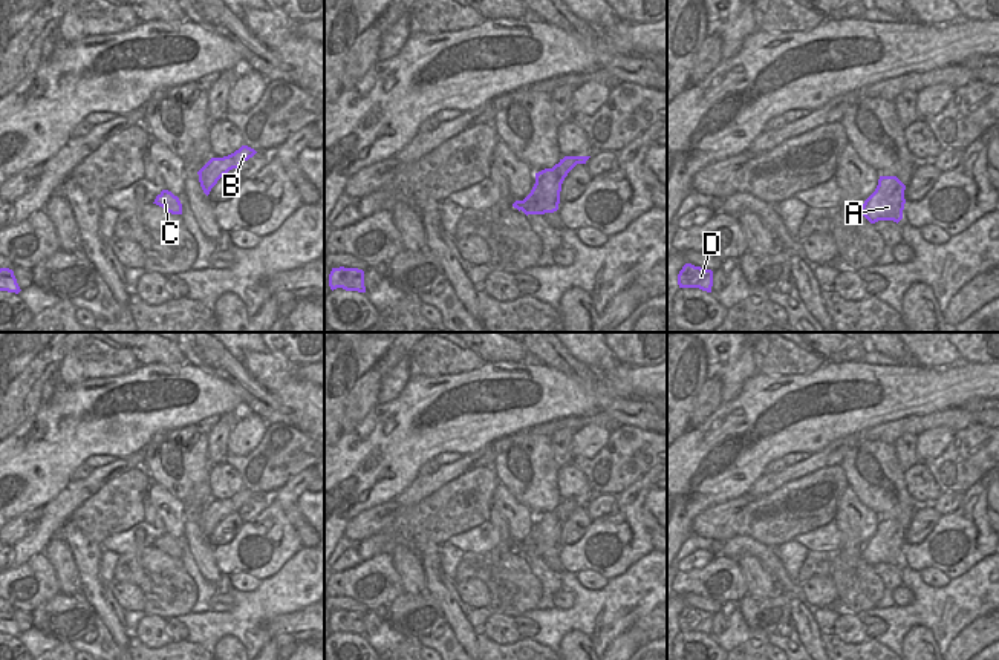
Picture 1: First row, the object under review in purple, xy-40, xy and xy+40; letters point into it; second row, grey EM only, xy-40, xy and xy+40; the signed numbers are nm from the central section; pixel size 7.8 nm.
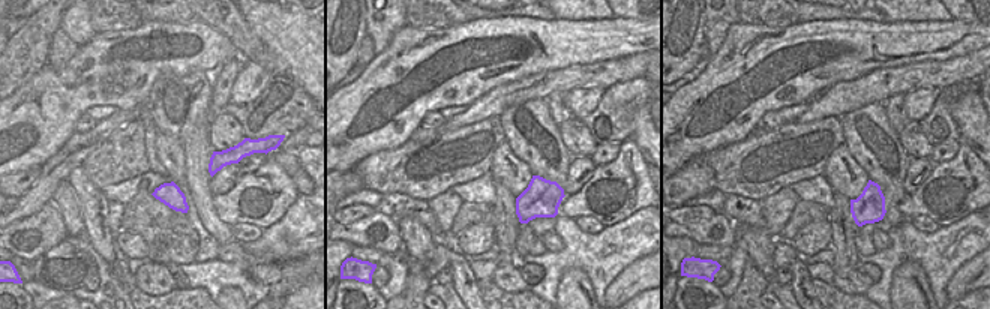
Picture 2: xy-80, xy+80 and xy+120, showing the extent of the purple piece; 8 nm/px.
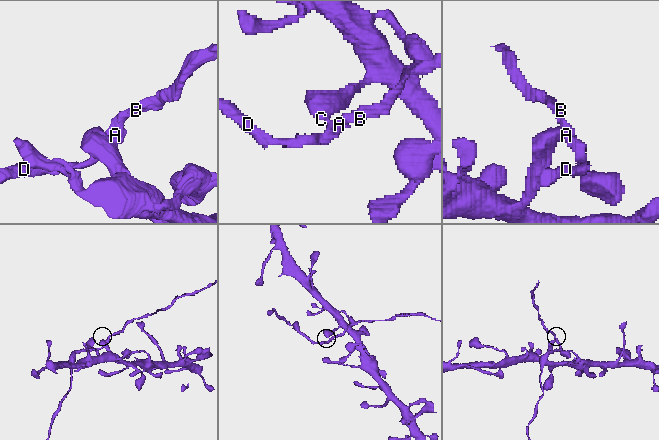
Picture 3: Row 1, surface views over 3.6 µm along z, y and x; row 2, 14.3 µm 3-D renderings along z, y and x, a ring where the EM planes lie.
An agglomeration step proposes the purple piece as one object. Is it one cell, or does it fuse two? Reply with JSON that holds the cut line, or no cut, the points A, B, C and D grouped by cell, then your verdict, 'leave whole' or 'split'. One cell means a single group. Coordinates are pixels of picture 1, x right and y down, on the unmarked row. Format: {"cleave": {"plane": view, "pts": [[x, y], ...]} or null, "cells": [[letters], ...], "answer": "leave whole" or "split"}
{"cleave": {"plane": "xy", "pts": [[520, 544], [522, 552]]}, "cells": [["A", "B", "D"], ["C"]], "answer": "split"}

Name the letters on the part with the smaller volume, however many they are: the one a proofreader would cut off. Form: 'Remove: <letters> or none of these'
Remove: A, B, D.

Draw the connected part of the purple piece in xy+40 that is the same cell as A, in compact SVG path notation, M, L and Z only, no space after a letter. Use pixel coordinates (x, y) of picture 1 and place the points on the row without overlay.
M880 519L875 534L864 544L861 557L870 565L903 562L906 528L896 519Z

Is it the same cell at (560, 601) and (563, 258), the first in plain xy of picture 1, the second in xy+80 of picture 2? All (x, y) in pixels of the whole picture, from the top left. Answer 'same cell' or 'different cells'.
different cells

